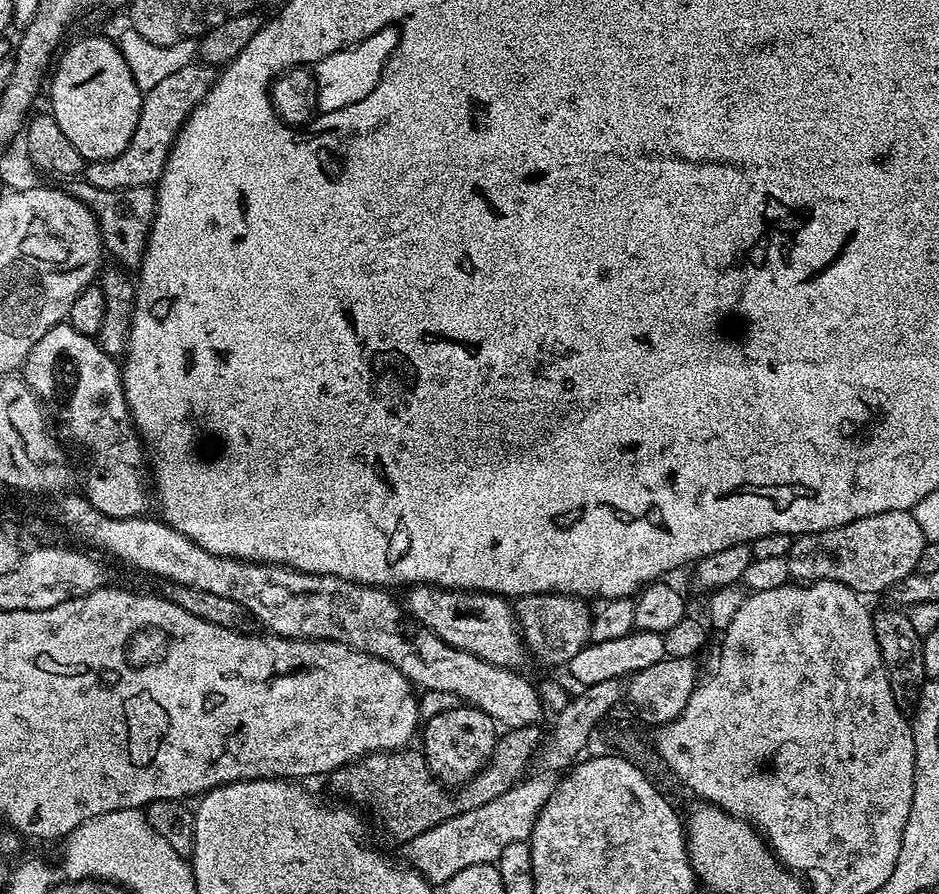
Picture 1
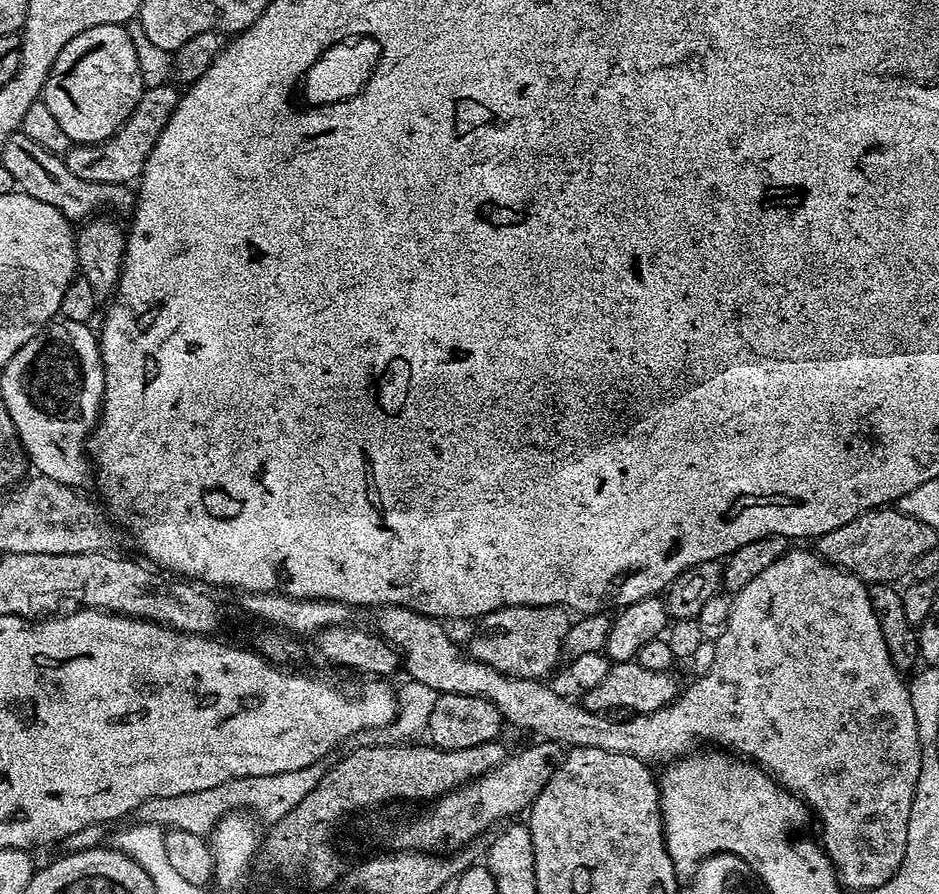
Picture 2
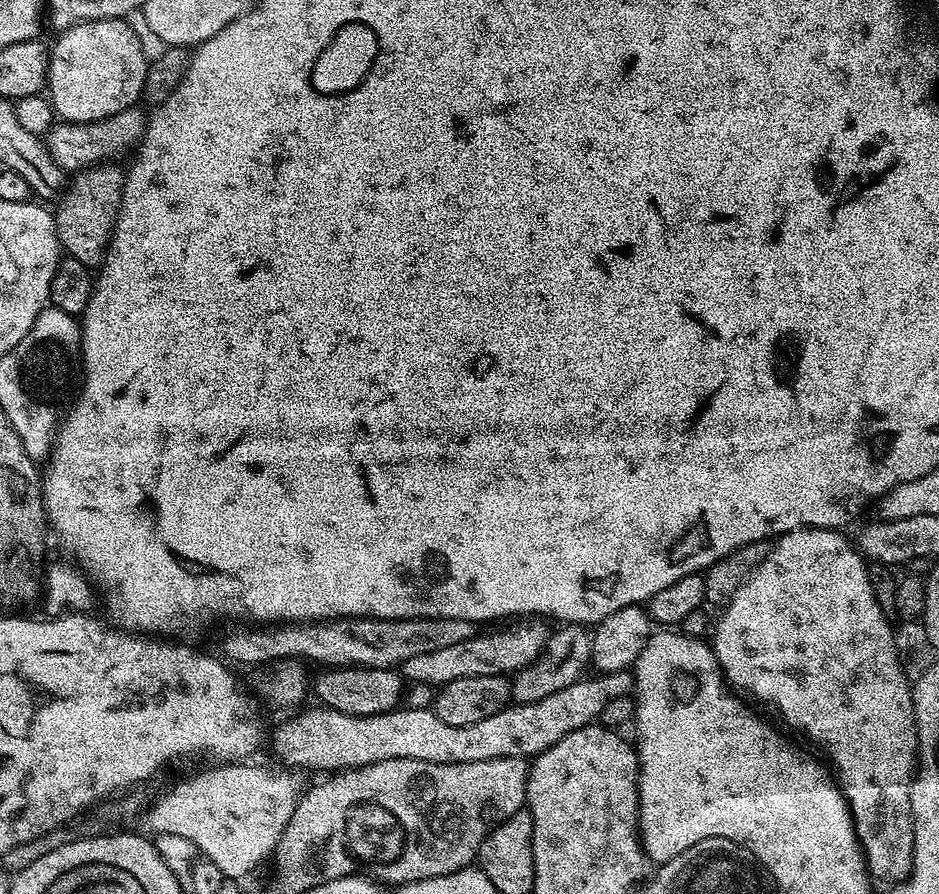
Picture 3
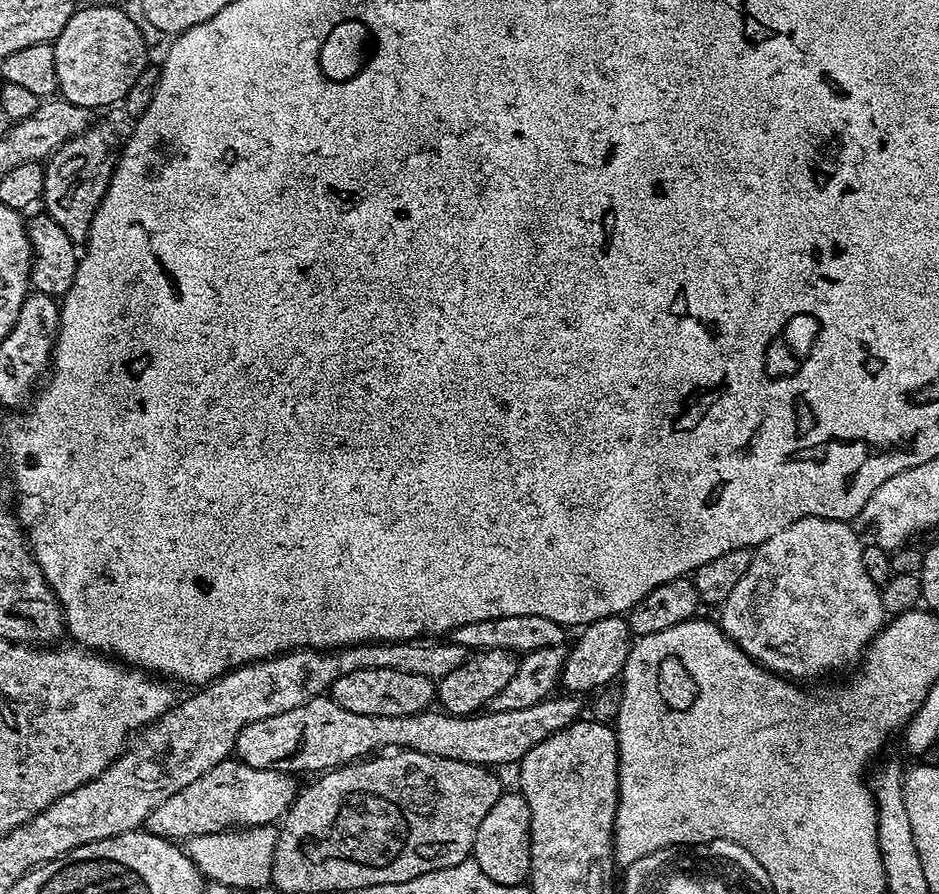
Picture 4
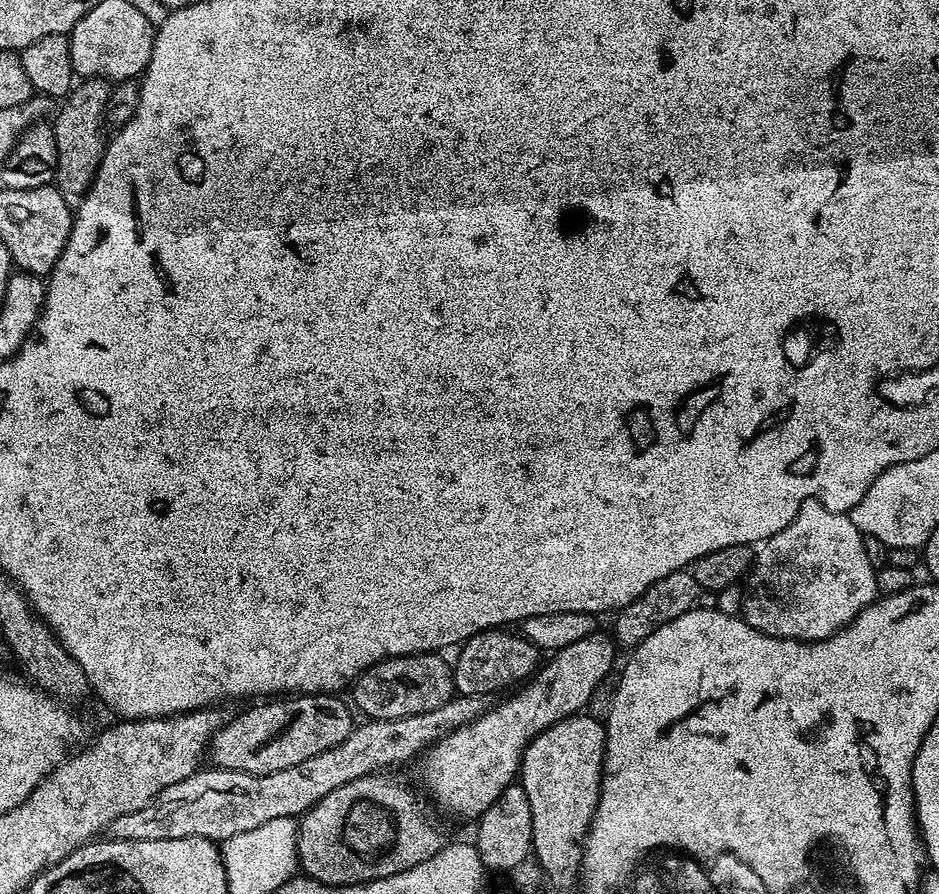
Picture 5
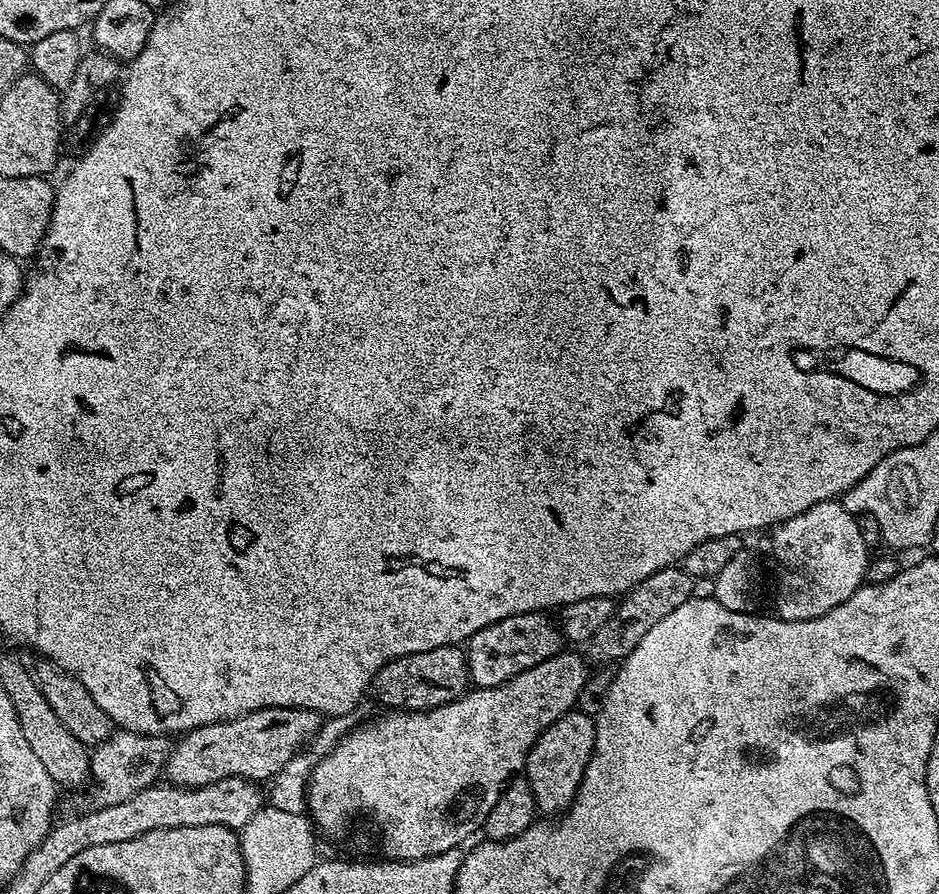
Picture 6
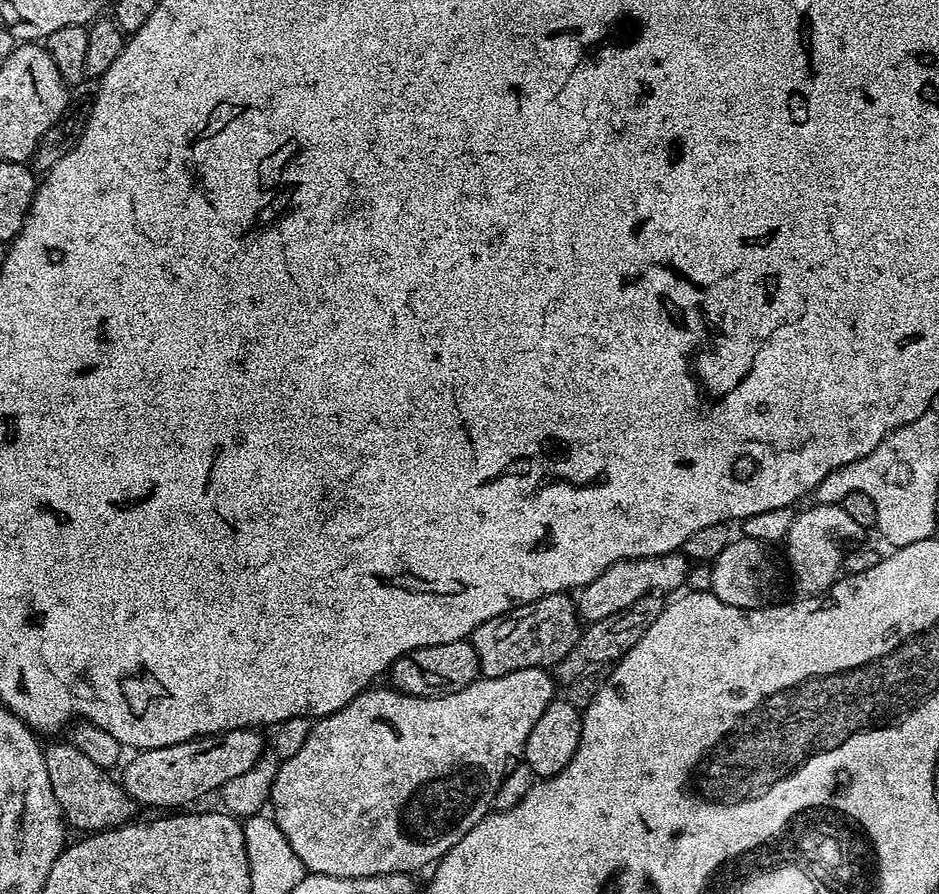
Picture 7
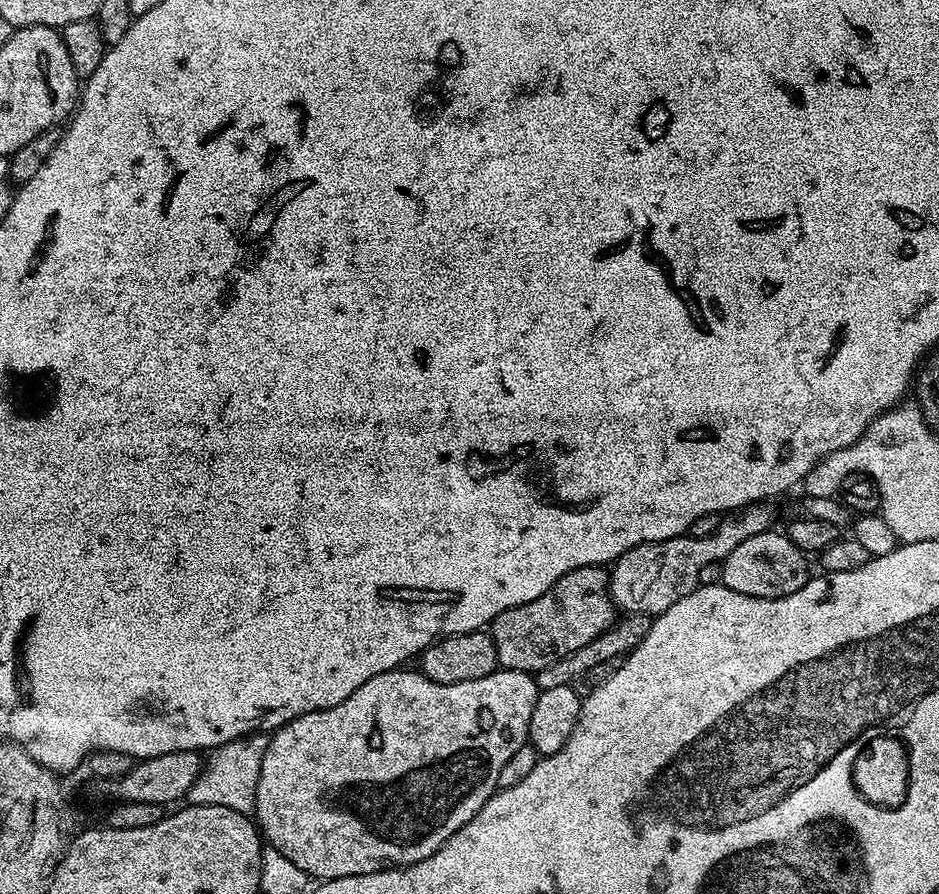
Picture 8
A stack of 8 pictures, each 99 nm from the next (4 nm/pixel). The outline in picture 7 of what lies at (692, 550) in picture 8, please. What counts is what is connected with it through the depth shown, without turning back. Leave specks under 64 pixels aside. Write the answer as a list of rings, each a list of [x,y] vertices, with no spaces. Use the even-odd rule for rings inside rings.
[[[671,552],[665,556],[651,556],[645,560],[623,560],[610,566],[594,582],[579,589],[576,611],[581,621],[593,624],[602,618],[610,618],[630,606],[643,596],[653,594],[672,594],[685,587],[690,561],[680,552]],[[675,588],[680,588],[676,589]],[[673,591],[673,592],[672,592]],[[672,592],[672,593],[668,593]]]

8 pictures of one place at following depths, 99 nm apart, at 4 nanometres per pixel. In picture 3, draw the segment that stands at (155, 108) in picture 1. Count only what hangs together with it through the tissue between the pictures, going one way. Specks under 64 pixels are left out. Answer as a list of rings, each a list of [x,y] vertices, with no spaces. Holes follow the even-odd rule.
[[[140,106],[127,108],[110,118],[94,122],[56,122],[46,133],[46,147],[59,168],[63,168],[65,173],[75,174],[82,168],[91,168],[94,164],[111,161],[119,152],[131,153],[144,137],[145,123],[146,112]]]

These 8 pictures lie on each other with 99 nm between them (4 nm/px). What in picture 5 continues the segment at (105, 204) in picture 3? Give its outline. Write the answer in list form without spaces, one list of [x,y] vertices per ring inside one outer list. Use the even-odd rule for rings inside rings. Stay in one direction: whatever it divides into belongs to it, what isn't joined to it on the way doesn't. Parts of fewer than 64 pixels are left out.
[[[84,78],[68,93],[64,104],[55,113],[56,124],[51,125],[56,135],[56,179],[54,187],[60,191],[62,198],[69,206],[80,203],[80,199],[88,193],[88,187],[94,182],[98,166],[104,157],[106,136],[100,133],[100,126],[105,123],[105,112],[112,88],[109,81]]]

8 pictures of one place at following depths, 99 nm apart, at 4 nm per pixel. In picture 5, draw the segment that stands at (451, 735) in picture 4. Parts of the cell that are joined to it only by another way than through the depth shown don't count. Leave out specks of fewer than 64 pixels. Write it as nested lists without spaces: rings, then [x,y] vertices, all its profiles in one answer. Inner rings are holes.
[[[296,694],[291,698],[272,698],[267,702],[253,703],[256,704],[253,708],[238,713],[233,720],[231,717],[212,733],[212,739],[209,740],[206,749],[207,755],[212,755],[211,763],[215,767],[259,776],[298,766],[298,762],[306,762],[306,758],[314,758],[314,754],[322,754],[322,750],[340,744],[352,732],[353,709],[347,703],[344,705],[340,698],[336,694]]]

